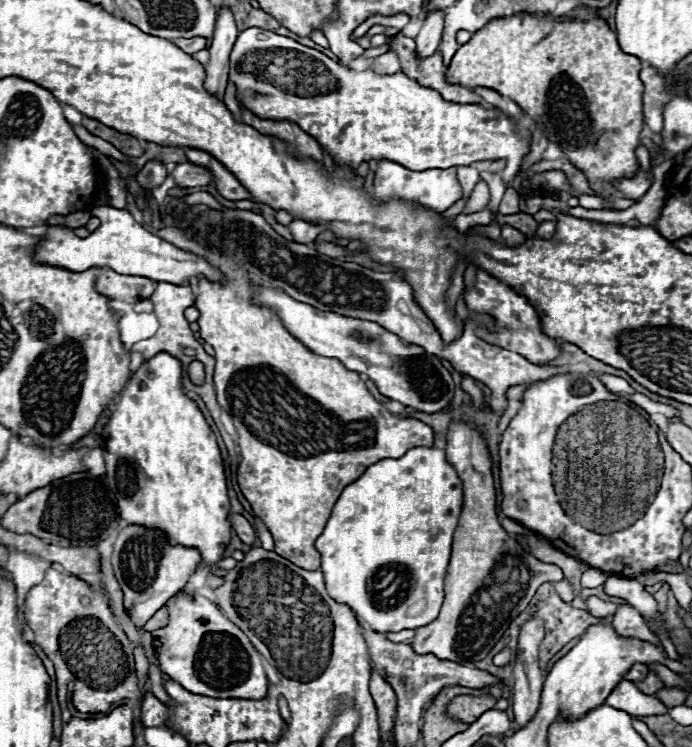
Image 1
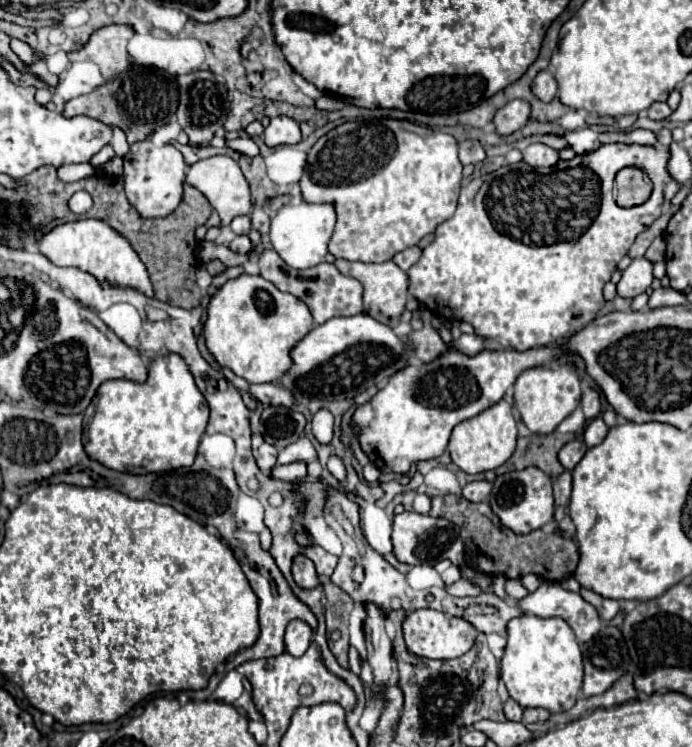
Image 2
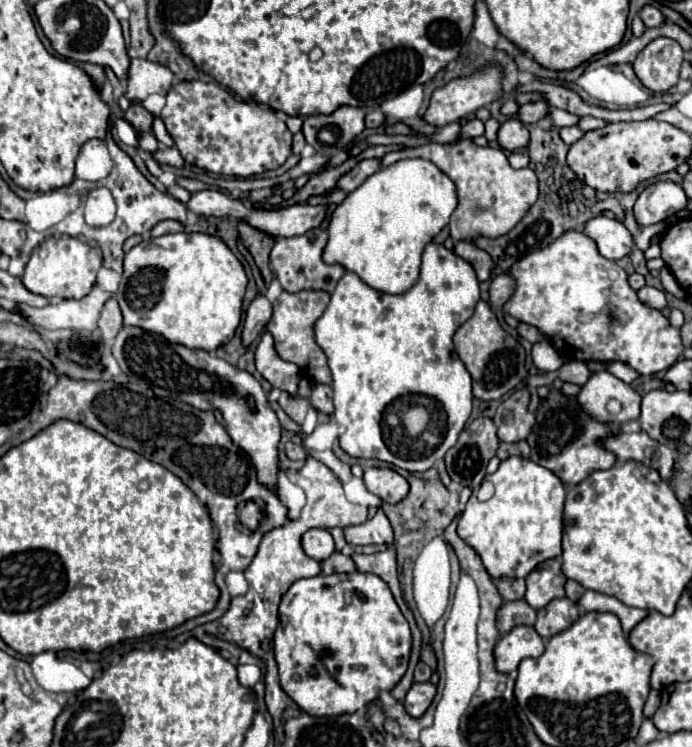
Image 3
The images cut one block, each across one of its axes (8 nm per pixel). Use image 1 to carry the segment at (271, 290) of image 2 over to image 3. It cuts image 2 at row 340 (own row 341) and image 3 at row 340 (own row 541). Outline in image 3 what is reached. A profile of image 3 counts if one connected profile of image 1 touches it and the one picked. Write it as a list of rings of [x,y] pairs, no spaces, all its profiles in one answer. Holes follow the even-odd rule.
[[[284,290],[272,304],[272,318],[270,324],[266,324],[266,330],[274,336],[274,348],[278,356],[286,362],[298,364],[298,368],[302,368],[302,376],[314,384],[332,384],[332,374],[326,364],[326,356],[314,340],[314,324],[326,310],[328,302],[330,294],[322,290],[300,290],[300,292]]]

